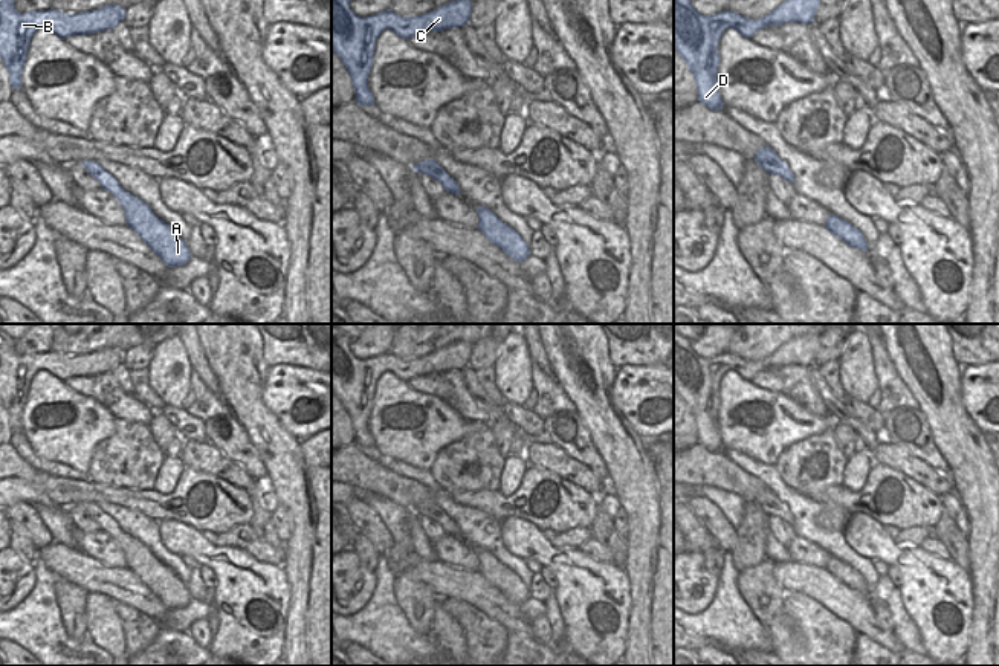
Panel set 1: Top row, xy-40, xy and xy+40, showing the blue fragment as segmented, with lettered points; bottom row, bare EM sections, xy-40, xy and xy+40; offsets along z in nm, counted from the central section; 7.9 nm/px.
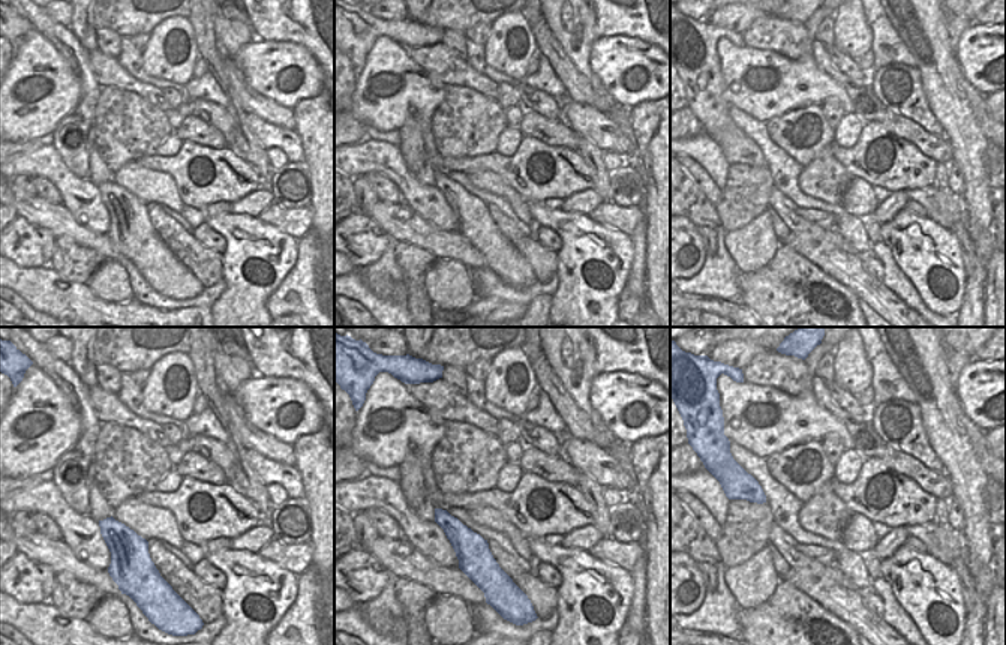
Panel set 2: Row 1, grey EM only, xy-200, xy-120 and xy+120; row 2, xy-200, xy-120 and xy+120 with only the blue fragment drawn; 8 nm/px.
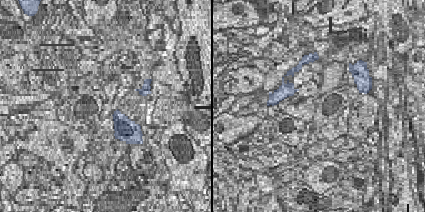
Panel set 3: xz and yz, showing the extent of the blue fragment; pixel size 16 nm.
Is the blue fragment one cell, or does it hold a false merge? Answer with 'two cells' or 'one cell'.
one cell

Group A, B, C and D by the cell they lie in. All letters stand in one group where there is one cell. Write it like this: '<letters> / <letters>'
A B C D

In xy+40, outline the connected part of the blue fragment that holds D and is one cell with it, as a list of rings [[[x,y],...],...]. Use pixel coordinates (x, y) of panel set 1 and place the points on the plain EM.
[[[674,328],[674,390],[686,403],[698,431],[698,443],[712,454],[723,451],[718,434],[718,385],[726,371],[738,373],[744,380],[755,374],[784,365],[814,365],[814,357],[820,345],[819,335],[803,335],[793,338],[768,357],[750,362],[733,353],[723,353],[713,357],[701,357]]]

